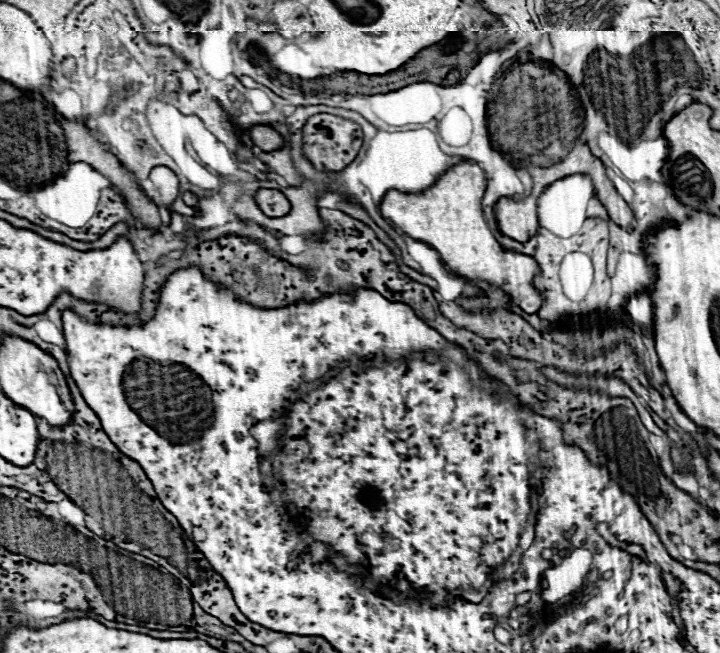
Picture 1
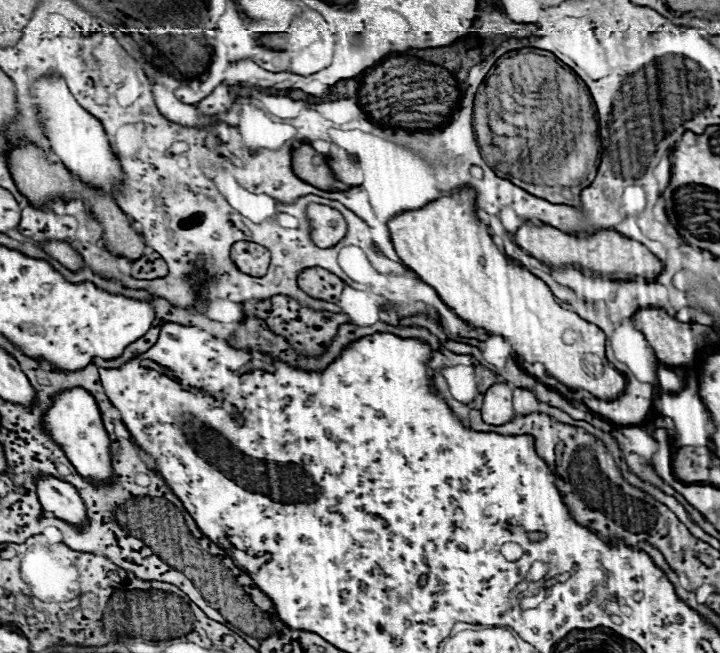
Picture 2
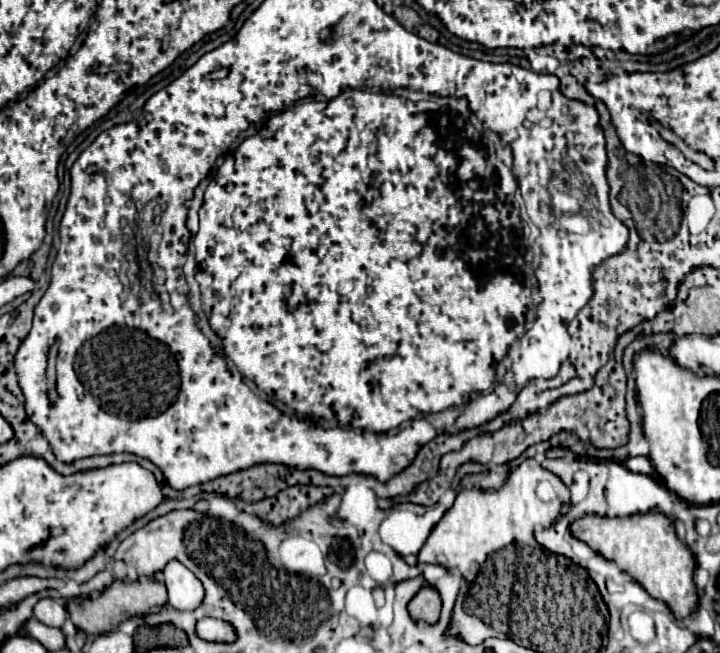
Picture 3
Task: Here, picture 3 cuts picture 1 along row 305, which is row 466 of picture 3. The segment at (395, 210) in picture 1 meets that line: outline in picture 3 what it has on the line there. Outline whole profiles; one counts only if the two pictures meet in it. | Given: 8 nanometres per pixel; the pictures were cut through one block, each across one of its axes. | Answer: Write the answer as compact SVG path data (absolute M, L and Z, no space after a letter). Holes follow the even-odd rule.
M526 458L510 472L506 484L498 490L460 490L454 504L432 528L426 544L418 554L418 562L456 568L466 580L470 580L467 581L470 586L490 552L520 540L522 544L536 544L532 534L534 526L554 524L560 518L562 508L568 504L570 492L562 484L562 480L550 470L542 468L534 458Z

